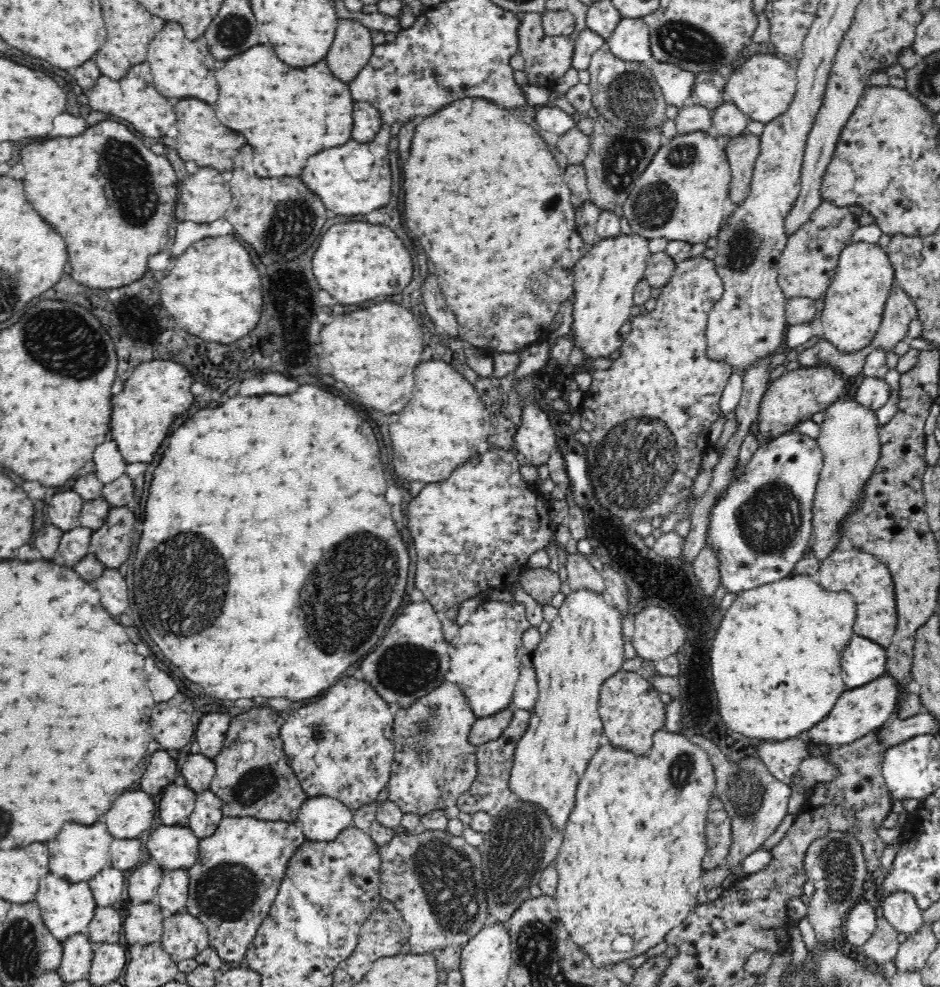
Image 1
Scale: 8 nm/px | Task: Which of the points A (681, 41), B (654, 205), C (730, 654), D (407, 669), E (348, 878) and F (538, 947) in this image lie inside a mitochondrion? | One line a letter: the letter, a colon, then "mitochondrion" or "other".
A: mitochondrion
B: mitochondrion
C: other
D: mitochondrion
E: mitochondrion
F: mitochondrion

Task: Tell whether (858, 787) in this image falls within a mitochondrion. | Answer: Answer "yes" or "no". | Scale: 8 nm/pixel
no

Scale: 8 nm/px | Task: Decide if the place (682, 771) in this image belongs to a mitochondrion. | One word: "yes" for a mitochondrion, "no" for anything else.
yes

